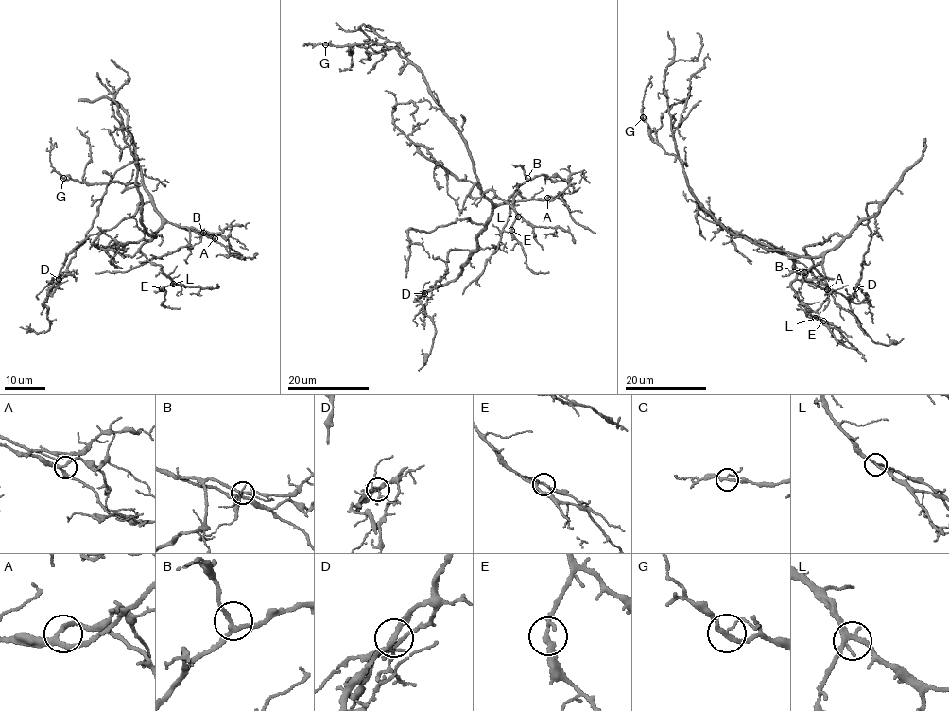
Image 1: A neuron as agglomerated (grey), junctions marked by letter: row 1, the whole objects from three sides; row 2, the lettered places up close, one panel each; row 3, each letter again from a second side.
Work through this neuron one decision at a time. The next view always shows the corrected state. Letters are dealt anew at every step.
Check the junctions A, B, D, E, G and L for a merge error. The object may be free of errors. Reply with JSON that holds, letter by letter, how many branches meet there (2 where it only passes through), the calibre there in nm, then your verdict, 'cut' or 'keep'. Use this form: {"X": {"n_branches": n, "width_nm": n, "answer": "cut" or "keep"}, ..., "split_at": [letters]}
{"A": {"n_branches": 3, "width_nm": 220, "answer": "keep"}, "B": {"n_branches": 3, "width_nm": 200, "answer": "keep"}, "D": {"n_branches": 3, "width_nm": 200, "answer": "keep"}, "E": {"n_branches": 3, "width_nm": 190, "answer": "keep"}, "G": {"n_branches": 3, "width_nm": 200, "answer": "keep"}, "L": {"n_branches": 3, "width_nm": 220, "answer": "keep"}, "split_at": []}

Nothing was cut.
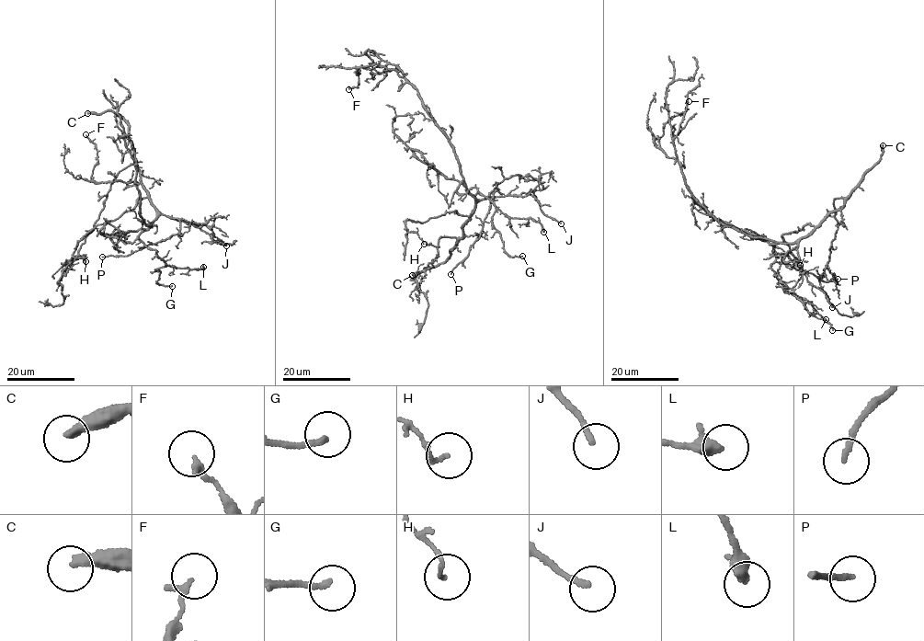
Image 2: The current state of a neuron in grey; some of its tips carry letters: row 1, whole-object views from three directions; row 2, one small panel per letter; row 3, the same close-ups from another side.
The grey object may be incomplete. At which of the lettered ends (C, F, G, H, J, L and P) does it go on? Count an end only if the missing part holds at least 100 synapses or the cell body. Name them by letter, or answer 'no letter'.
C

